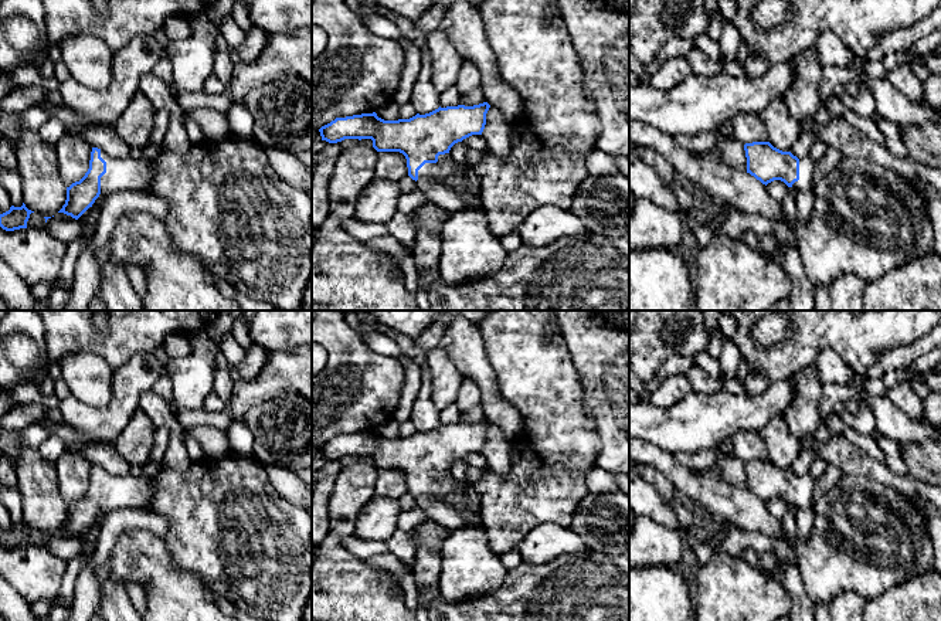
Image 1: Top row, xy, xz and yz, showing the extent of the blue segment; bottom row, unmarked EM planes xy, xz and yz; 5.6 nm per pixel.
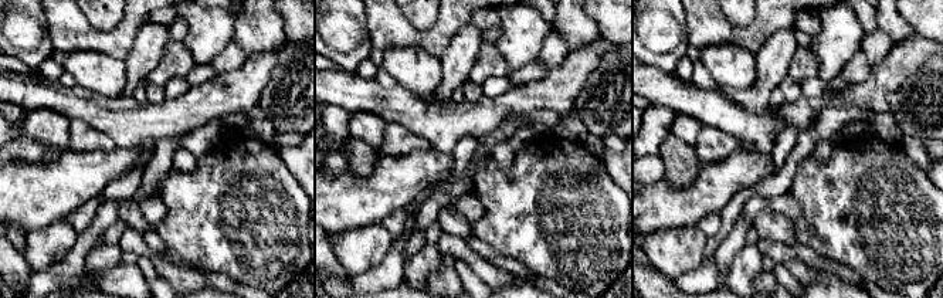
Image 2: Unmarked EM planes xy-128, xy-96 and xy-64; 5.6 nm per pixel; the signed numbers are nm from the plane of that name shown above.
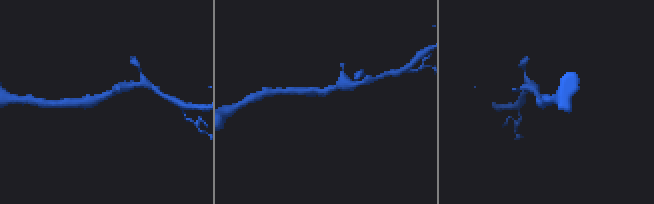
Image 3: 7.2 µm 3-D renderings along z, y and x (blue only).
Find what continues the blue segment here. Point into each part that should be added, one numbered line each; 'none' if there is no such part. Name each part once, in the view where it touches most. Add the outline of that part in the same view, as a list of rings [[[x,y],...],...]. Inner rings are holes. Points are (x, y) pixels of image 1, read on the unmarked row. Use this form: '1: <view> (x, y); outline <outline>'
1: xz (451, 491); outline [[[445,471],[438,474],[436,481],[425,481],[418,488],[418,496],[435,495],[444,502],[451,503],[458,509],[462,509],[465,505],[465,486],[466,482],[453,479],[449,471]]]

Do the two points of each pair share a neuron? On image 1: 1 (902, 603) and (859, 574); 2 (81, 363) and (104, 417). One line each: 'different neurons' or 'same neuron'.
1: different neurons
2: different neurons

